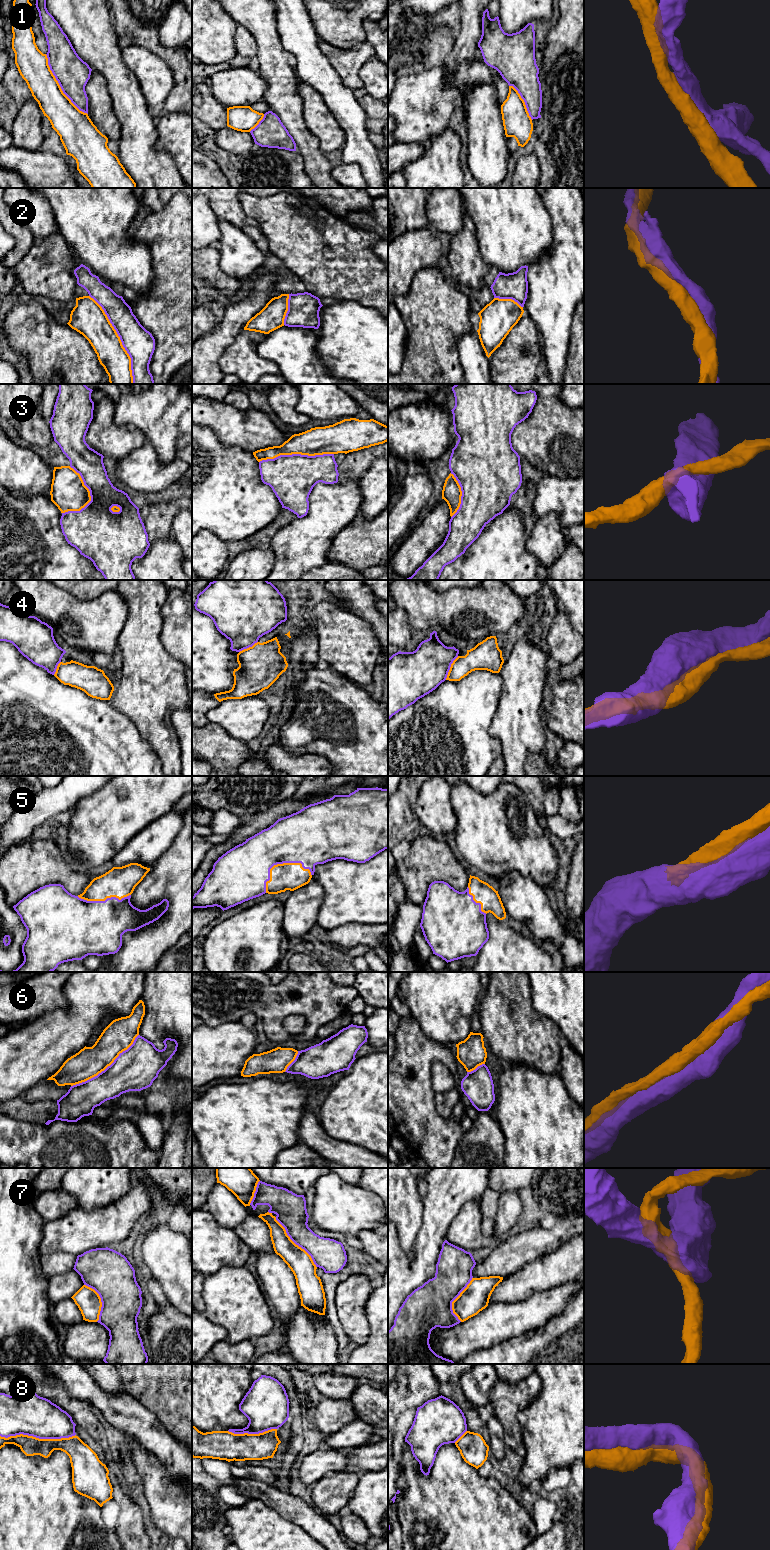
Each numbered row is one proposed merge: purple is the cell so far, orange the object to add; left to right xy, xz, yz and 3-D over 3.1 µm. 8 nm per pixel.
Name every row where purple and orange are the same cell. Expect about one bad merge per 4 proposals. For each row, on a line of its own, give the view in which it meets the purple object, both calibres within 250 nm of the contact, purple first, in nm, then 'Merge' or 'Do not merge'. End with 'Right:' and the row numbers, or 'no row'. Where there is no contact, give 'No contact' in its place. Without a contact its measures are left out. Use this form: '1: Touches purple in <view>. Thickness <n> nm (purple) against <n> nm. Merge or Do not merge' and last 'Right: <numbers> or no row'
1: Touches purple in xy. Thickness 280 nm (purple) against 240 nm. Do not merge
2: Touches purple in xy. Thickness 240 nm (purple) against 240 nm. Merge
3: Touches purple in xz. Thickness 360 nm (purple) against 220 nm. Do not merge
4: Touches purple in yz. Thickness 360 nm (purple) against 190 nm. Merge
5: Touches purple in xz. Thickness 400 nm (purple) against 220 nm. Merge
6: Touches purple in xy. Thickness 340 nm (purple) against 240 nm. Merge
7: Touches purple in xz. Thickness 240 nm (purple) against 190 nm. Do not merge
8: Touches purple in xy. Thickness 340 nm (purple) against 160 nm. Merge
Right: 2, 4, 5, 6, 8

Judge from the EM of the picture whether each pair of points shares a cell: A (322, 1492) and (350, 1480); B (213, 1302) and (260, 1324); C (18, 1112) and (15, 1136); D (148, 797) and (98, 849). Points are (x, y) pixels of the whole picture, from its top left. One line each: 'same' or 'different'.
A: same
B: same
C: different
D: same

